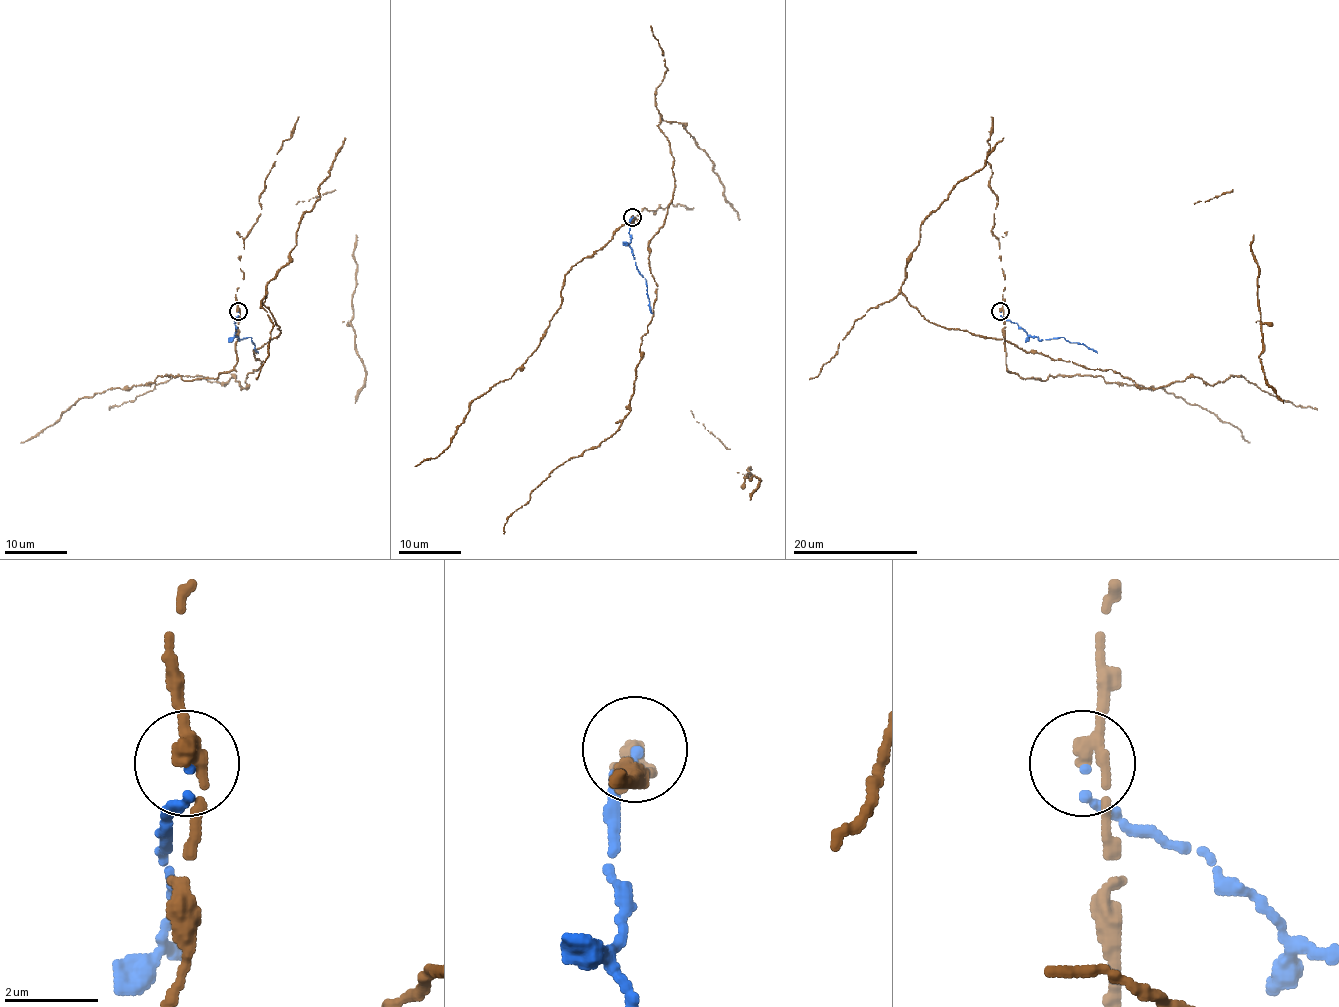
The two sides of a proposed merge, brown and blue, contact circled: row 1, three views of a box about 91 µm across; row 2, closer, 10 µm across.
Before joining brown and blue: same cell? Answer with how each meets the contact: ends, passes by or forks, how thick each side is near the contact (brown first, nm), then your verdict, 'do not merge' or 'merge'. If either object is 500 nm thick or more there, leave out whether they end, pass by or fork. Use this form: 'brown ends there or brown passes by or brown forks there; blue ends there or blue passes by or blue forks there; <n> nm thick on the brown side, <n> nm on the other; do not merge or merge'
brown passes by; blue ends there; 280 nm thick on the brown side, 180 nm on the other; do not merge

